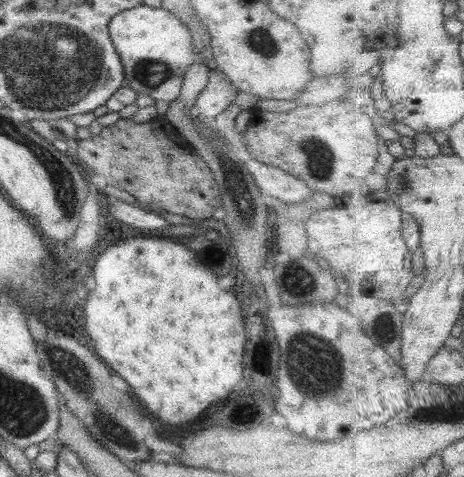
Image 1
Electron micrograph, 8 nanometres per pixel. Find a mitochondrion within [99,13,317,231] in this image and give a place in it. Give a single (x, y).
(151, 74)

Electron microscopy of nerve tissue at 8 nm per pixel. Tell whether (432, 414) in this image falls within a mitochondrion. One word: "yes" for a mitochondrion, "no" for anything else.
no

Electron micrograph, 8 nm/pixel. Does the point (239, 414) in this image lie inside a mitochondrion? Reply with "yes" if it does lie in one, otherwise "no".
no

